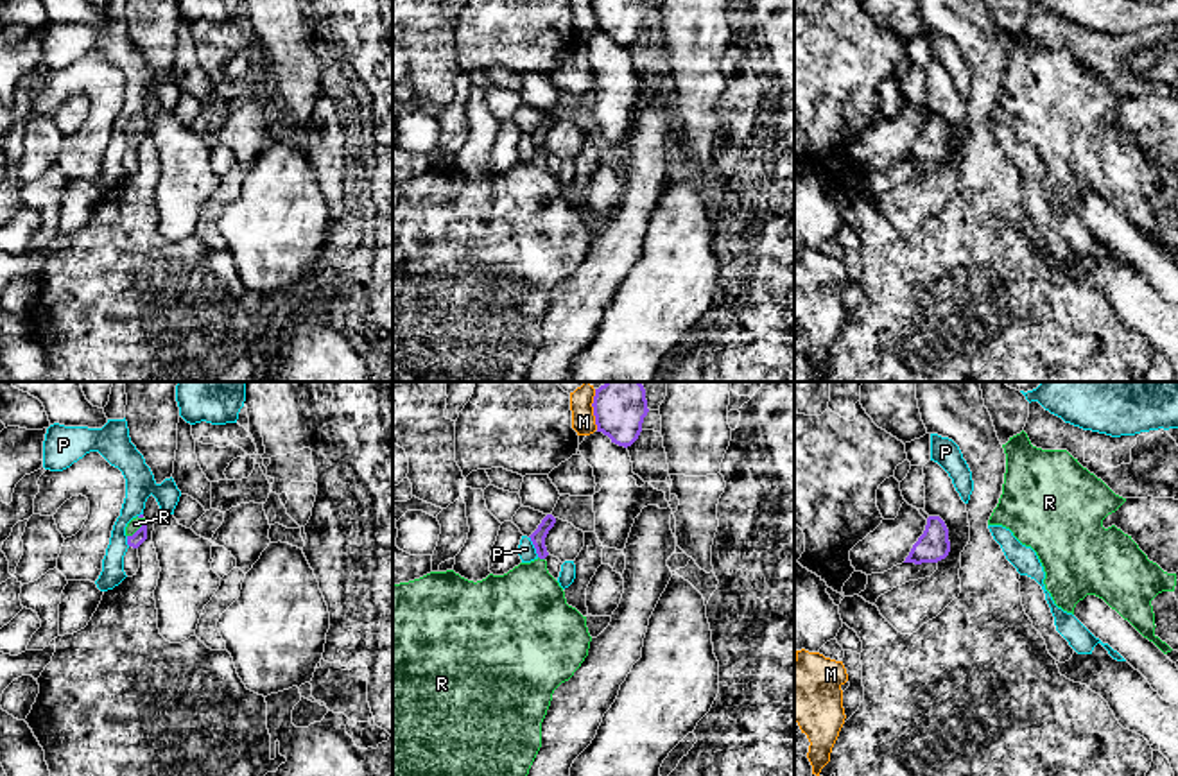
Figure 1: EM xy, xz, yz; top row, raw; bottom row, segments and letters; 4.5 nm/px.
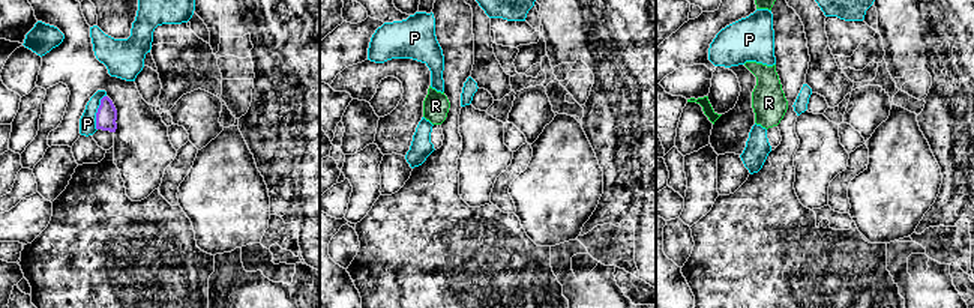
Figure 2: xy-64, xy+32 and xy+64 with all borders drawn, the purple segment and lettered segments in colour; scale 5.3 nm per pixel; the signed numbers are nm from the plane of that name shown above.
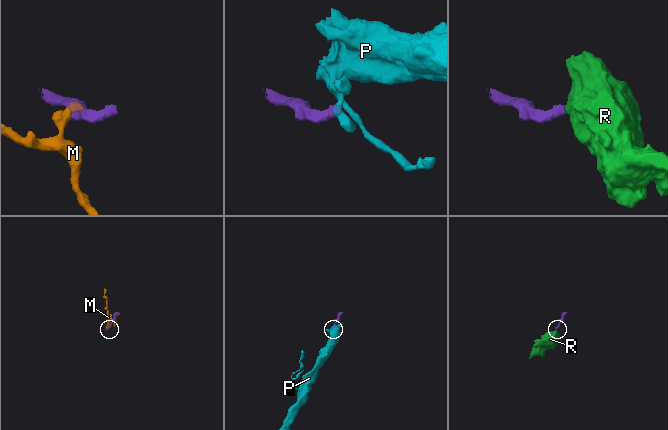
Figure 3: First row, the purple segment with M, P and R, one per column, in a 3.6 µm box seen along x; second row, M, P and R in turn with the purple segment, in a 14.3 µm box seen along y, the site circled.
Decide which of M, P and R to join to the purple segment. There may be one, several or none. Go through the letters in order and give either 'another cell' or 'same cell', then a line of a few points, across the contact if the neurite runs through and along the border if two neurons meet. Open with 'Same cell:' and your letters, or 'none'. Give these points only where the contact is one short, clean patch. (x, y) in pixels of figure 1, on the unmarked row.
Same cell: R
M: another cell | xz (592, 0), (597, 27)
P: another cell | xz (529, 135), (538, 155)
R: same cell | xy (140, 133), (138, 128), (135, 122)

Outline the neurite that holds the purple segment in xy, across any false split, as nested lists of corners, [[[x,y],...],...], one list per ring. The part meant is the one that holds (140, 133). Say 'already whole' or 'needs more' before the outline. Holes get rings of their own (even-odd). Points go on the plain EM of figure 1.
needs more; [[[143,113],[133,116],[126,125],[127,143],[138,147],[147,138],[147,118]]]

